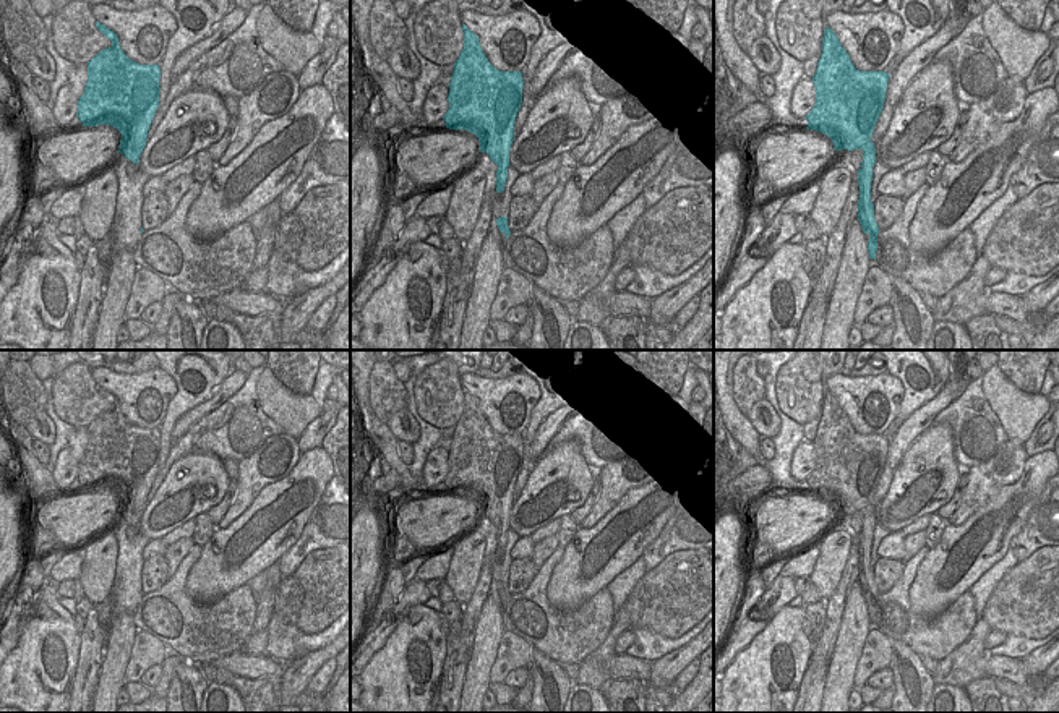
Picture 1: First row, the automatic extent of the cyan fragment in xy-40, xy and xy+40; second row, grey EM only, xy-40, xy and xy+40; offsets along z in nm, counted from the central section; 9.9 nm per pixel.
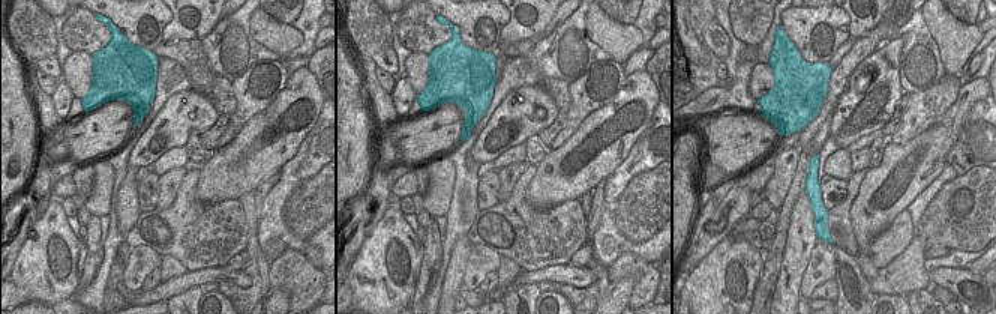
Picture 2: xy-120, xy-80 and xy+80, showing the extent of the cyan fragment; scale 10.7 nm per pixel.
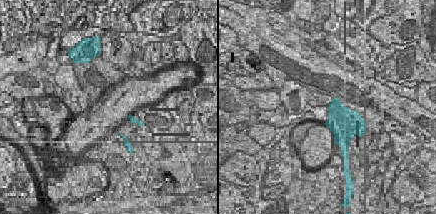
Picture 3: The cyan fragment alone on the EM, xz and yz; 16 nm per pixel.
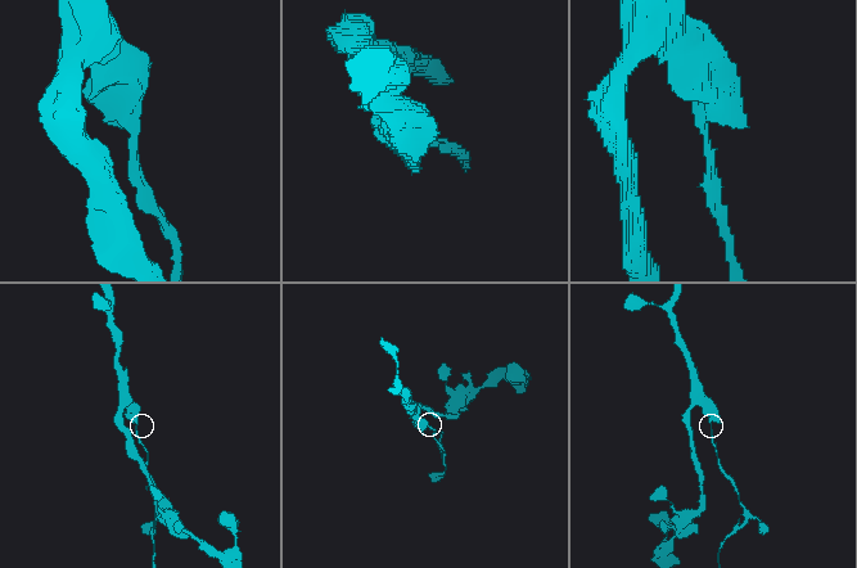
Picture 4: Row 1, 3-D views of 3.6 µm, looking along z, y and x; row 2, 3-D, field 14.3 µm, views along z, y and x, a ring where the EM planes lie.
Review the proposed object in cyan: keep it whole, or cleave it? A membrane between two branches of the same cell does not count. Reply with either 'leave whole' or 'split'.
split

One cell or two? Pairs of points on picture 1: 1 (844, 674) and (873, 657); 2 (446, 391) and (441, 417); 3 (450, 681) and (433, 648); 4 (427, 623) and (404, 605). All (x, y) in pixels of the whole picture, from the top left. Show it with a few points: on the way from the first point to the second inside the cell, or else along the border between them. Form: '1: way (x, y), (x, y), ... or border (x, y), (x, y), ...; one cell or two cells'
1: border (870, 631), (857, 663), (853, 687); two cells
2: way (441, 397), (441, 410); one cell
3: border (446, 637), (446, 657), (437, 687); two cells
4: border (424, 603), (415, 603), (386, 639); two cells

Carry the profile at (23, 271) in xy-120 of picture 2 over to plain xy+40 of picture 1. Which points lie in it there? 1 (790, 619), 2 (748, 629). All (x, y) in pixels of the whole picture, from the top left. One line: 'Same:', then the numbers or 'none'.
Same: 1

